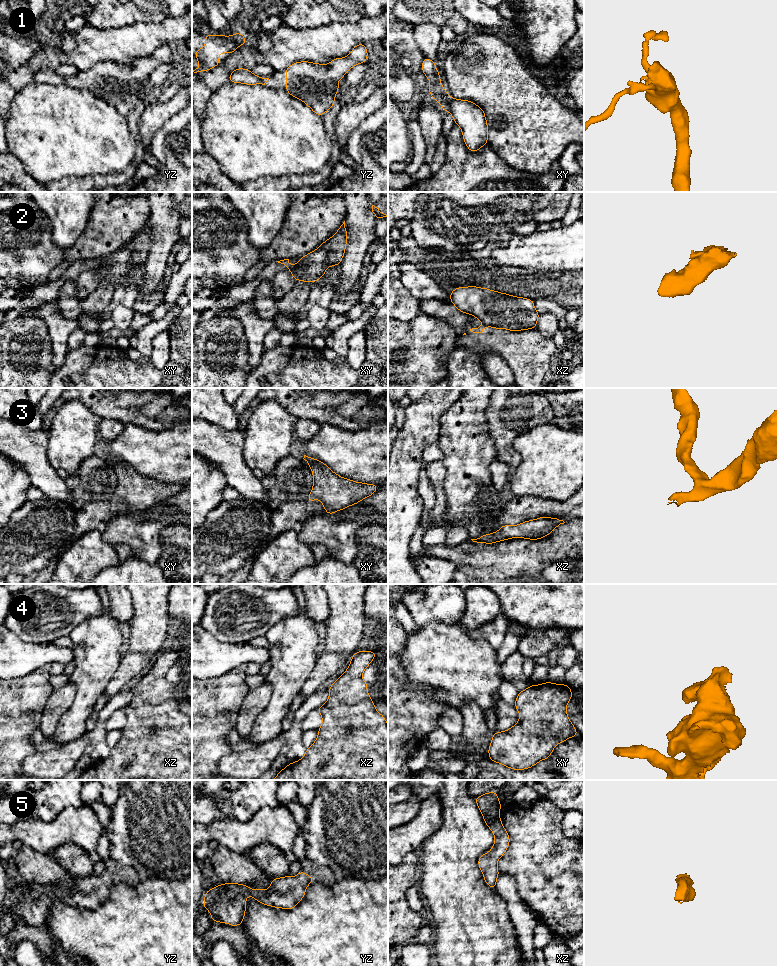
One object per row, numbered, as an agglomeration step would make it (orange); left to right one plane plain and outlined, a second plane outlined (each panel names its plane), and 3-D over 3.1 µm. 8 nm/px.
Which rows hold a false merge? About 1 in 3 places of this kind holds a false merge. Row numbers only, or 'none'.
2

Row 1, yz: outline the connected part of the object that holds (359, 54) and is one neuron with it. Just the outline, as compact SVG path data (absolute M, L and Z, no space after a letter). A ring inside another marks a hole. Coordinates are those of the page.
M359 43L348 56L332 59L326 65L308 61L295 62L285 69L286 91L291 96L303 101L315 114L323 116L334 105L336 92L340 90L338 86L339 80L345 77L346 72L355 65L365 63L367 58L368 51L365 44Z

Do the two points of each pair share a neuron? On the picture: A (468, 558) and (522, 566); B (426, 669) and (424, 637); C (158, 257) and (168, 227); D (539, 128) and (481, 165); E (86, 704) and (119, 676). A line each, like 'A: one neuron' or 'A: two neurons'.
A: one neuron
B: one neuron
C: one neuron
D: two neurons
E: two neurons

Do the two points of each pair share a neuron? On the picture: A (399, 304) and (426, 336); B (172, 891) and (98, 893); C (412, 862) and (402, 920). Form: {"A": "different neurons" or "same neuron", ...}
{"A": "different neurons", "B": "different neurons", "C": "same neuron"}

